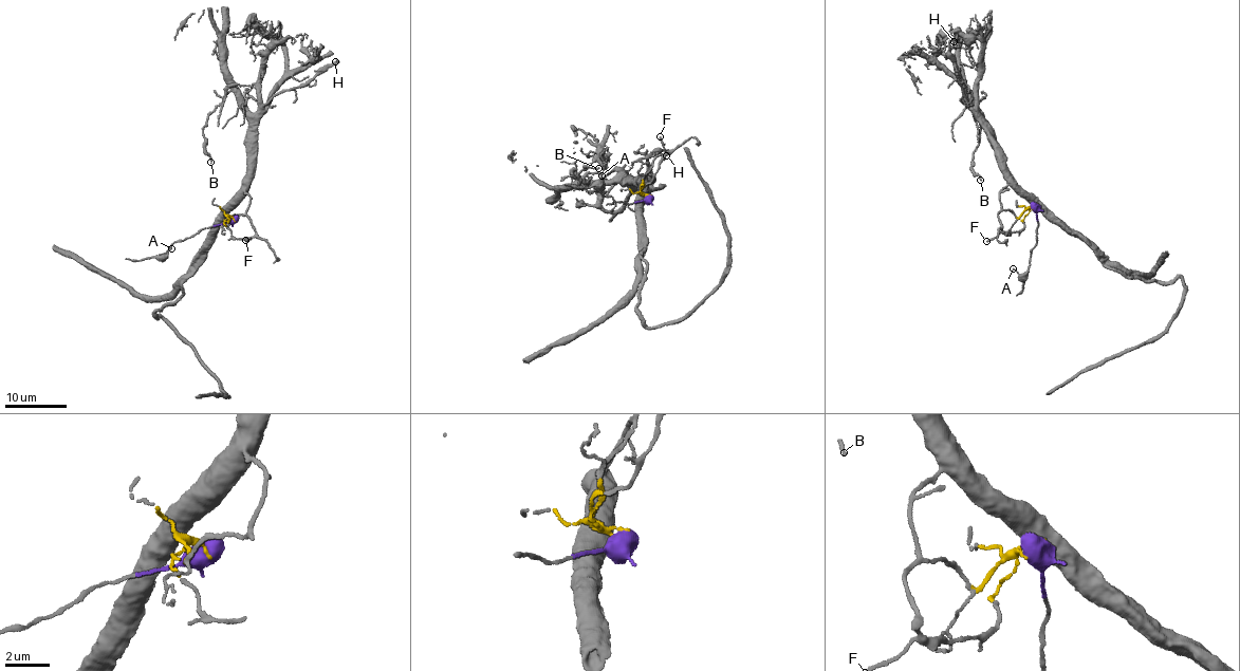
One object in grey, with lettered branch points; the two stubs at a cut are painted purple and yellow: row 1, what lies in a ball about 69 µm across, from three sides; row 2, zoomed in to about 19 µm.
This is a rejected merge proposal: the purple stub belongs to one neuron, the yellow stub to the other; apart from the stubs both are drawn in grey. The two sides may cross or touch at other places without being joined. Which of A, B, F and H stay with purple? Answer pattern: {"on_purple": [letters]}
{"on_purple": ["A"]}

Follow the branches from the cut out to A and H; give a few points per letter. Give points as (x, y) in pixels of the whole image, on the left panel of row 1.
A: (233, 217), (223, 224), (178, 240), (166, 255), (171, 247)
H: (233, 217), (250, 205), (247, 161), (258, 110), (335, 62)

